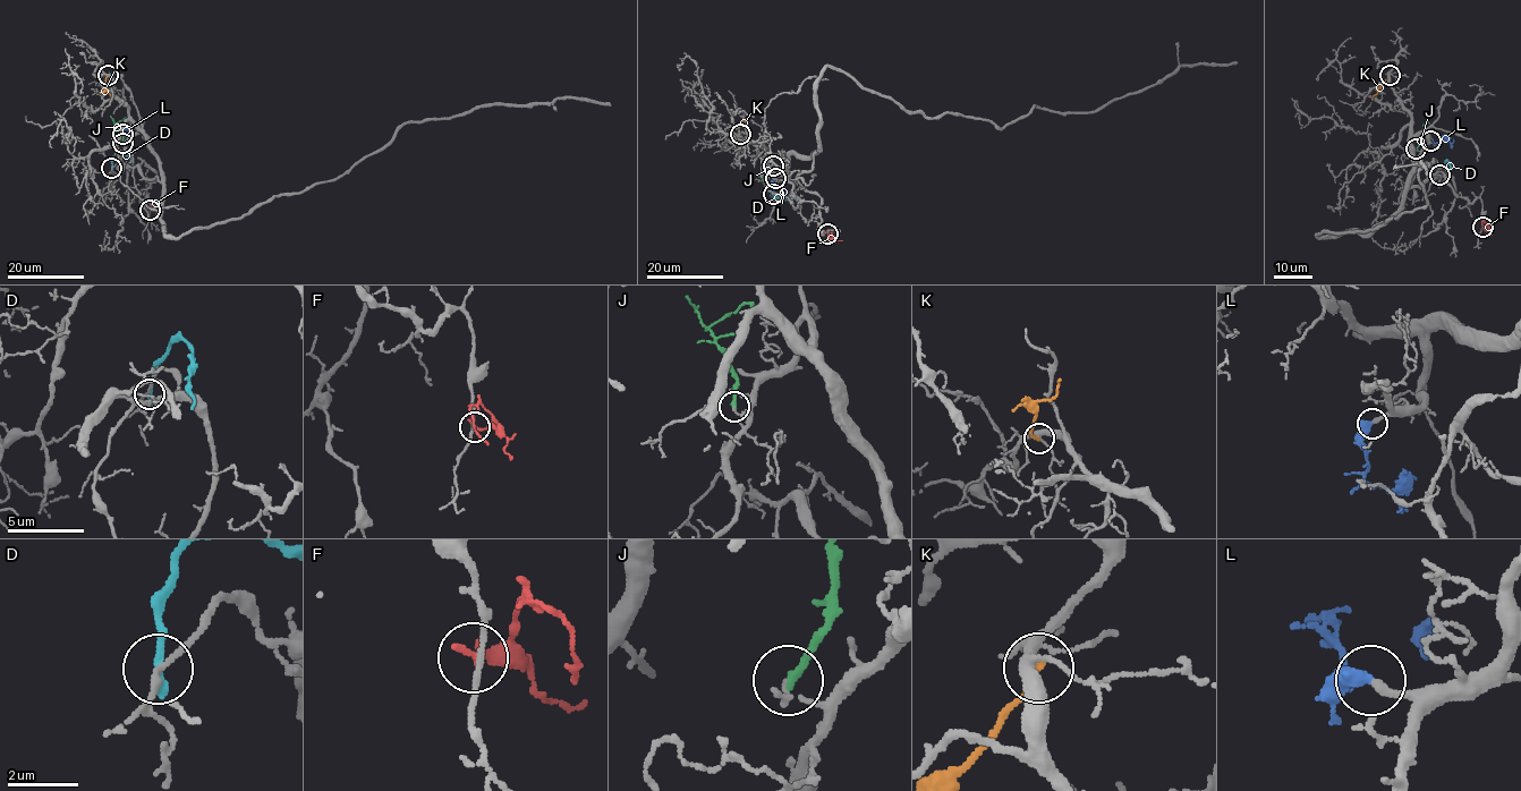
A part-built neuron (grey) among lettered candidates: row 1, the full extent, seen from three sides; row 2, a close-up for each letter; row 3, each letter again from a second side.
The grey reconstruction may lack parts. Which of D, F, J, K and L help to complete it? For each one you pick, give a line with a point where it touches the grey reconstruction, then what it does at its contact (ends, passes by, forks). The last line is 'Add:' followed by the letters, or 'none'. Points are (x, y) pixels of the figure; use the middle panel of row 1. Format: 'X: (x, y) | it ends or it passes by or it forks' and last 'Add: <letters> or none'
L: (775, 178) | it ends
Add: L

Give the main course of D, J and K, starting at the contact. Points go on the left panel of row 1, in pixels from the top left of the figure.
D: (111, 168), (119, 152), (132, 160), (134, 167)
J: (121, 143), (116, 124), (127, 119)
K: (108, 76), (105, 84), (111, 102)

